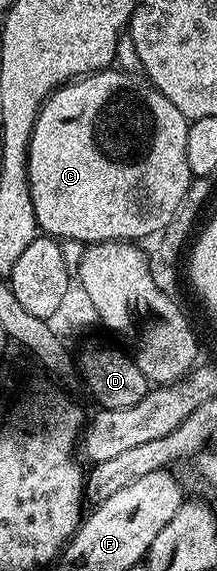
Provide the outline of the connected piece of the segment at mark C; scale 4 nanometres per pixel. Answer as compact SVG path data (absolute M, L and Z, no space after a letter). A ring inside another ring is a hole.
M110 67L108 69L101 69L98 73L91 73L87 77L78 77L76 81L71 81L67 85L62 85L61 88L45 100L44 105L41 106L39 115L35 119L35 125L31 131L31 139L29 140L29 158L27 159L27 179L29 180L29 187L31 189L31 207L35 207L35 219L37 220L37 228L42 234L48 235L54 239L65 241L85 241L84 243L96 243L98 241L132 241L134 243L140 242L140 237L149 237L160 234L161 230L167 227L167 223L171 223L171 215L175 215L175 211L179 207L179 203L183 199L183 195L187 195L187 187L191 180L191 174L187 167L187 131L189 130L190 118L183 115L183 111L179 111L179 107L175 107L175 103L171 103L171 99L167 99L161 94L158 89L154 89L152 85L146 83L144 80L133 81L129 85L129 101L133 105L129 105L121 113L121 73L117 67Z

